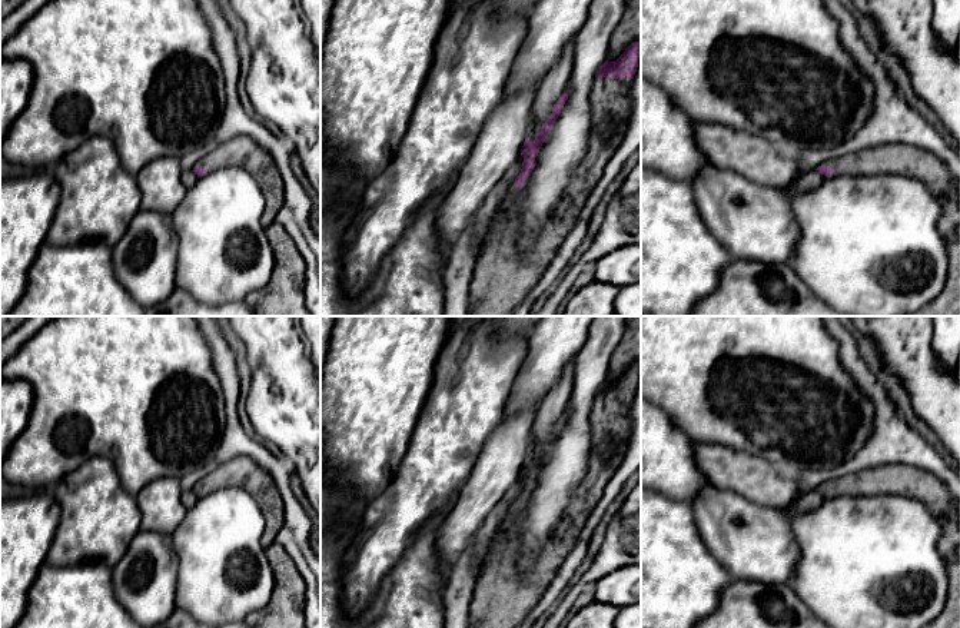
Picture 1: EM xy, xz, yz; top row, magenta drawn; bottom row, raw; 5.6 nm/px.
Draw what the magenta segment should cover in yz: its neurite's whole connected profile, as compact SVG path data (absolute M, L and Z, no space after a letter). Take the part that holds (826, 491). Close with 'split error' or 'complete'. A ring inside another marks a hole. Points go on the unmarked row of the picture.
M888 463L830 479L817 491L826 498L897 495L923 504L941 524L941 551L954 559L960 548L960 504L934 475Z | split error

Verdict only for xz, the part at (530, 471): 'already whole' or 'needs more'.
needs more

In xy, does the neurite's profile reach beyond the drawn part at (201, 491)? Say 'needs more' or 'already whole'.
needs more

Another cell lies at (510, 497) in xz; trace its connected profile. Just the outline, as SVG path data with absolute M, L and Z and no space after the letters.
M522 475L519 479L505 492L498 505L488 514L484 524L474 536L474 578L476 579L479 569L492 546L495 532L506 516L508 509L515 504L516 496L521 494L524 484Z

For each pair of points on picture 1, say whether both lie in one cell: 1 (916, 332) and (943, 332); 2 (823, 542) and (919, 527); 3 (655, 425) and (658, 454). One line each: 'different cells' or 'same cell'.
1: different cells
2: same cell
3: same cell

